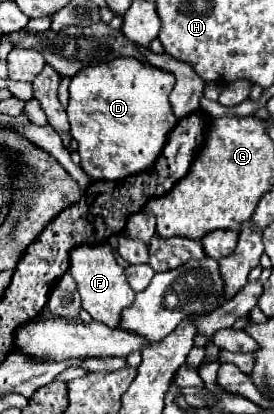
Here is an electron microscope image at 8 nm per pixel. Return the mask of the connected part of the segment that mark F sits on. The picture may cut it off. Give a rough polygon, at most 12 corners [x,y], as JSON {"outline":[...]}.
{"outline":[[79,245],[69,255],[83,309],[117,327],[135,301],[113,249]]}

